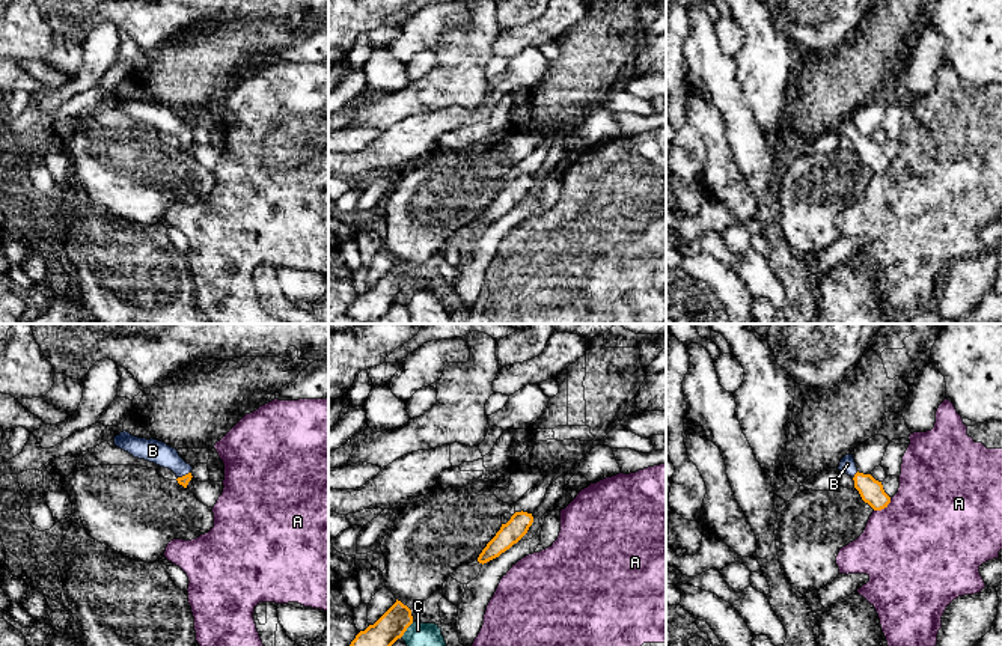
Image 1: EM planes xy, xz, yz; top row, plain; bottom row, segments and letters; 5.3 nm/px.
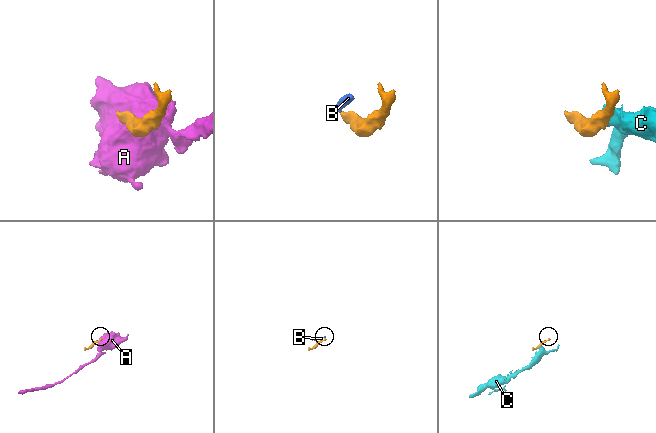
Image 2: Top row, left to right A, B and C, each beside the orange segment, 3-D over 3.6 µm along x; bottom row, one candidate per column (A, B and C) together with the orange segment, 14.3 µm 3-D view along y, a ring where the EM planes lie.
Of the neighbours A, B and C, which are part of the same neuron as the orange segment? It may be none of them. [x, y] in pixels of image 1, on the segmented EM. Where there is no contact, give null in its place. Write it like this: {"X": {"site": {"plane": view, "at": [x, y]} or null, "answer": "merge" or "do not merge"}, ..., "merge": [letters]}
{"A": {"site": {"plane": "yz", "at": [883, 508]}, "answer": "do not merge"}, "B": {"site": {"plane": "yz", "at": [855, 475]}, "answer": "merge"}, "C": {"site": {"plane": "xz", "at": [406, 630]}, "answer": "do not merge"}, "merge": ["B"]}

